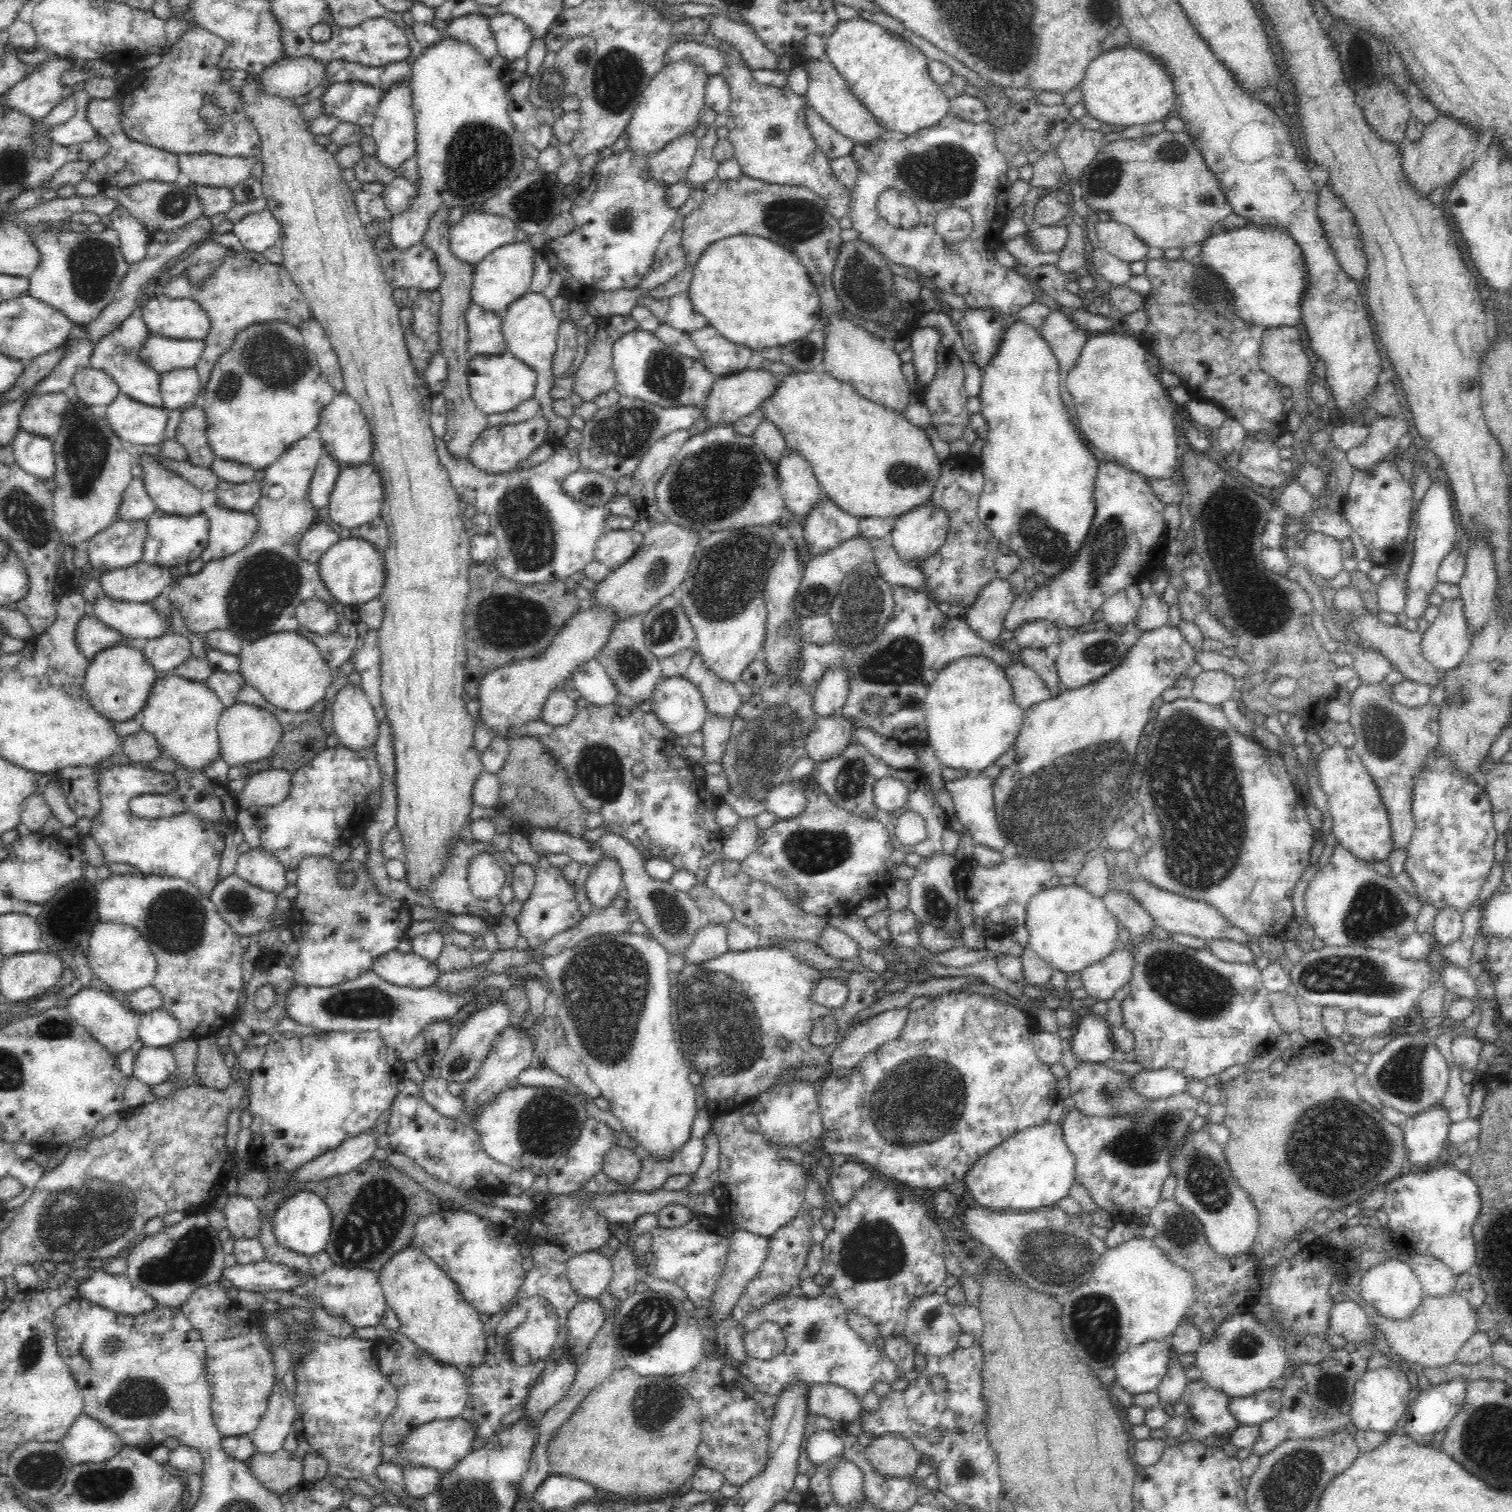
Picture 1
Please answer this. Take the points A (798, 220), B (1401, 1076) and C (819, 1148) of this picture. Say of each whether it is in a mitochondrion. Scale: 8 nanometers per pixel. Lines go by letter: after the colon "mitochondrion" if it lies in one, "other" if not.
A: mitochondrion
B: mitochondrion
C: other

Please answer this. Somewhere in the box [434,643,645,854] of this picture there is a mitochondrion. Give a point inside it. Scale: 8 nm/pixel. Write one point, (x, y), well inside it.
(599, 769)

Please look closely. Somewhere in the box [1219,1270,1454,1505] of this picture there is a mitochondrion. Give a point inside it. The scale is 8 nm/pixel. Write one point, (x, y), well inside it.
(1329, 1392)

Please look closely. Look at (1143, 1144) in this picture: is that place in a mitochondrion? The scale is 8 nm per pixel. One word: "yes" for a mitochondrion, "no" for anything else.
yes

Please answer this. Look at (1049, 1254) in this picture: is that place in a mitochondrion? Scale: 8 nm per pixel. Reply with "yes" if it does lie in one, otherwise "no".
yes

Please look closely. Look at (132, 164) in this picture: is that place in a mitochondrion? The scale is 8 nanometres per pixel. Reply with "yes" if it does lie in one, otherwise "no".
no

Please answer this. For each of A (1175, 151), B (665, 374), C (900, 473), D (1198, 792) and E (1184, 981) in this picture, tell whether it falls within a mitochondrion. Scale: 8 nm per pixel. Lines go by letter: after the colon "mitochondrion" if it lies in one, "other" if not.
A: mitochondrion
B: mitochondrion
C: mitochondrion
D: mitochondrion
E: mitochondrion

